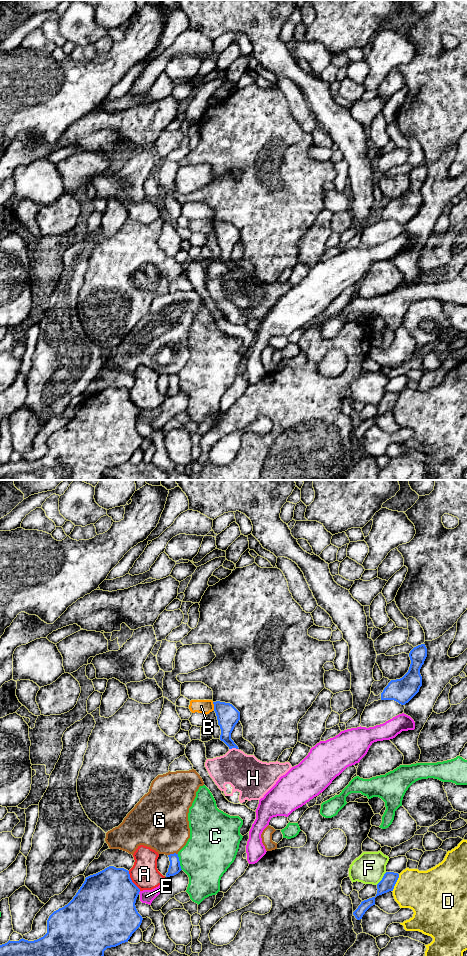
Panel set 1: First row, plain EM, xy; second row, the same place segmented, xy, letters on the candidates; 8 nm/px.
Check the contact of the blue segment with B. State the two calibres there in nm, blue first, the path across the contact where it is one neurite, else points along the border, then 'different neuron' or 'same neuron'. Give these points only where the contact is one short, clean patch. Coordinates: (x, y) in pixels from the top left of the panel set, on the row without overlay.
180 nm thick on the blue side, 110 nm on the other; border along xy (212, 222), (214, 229); different neuron

